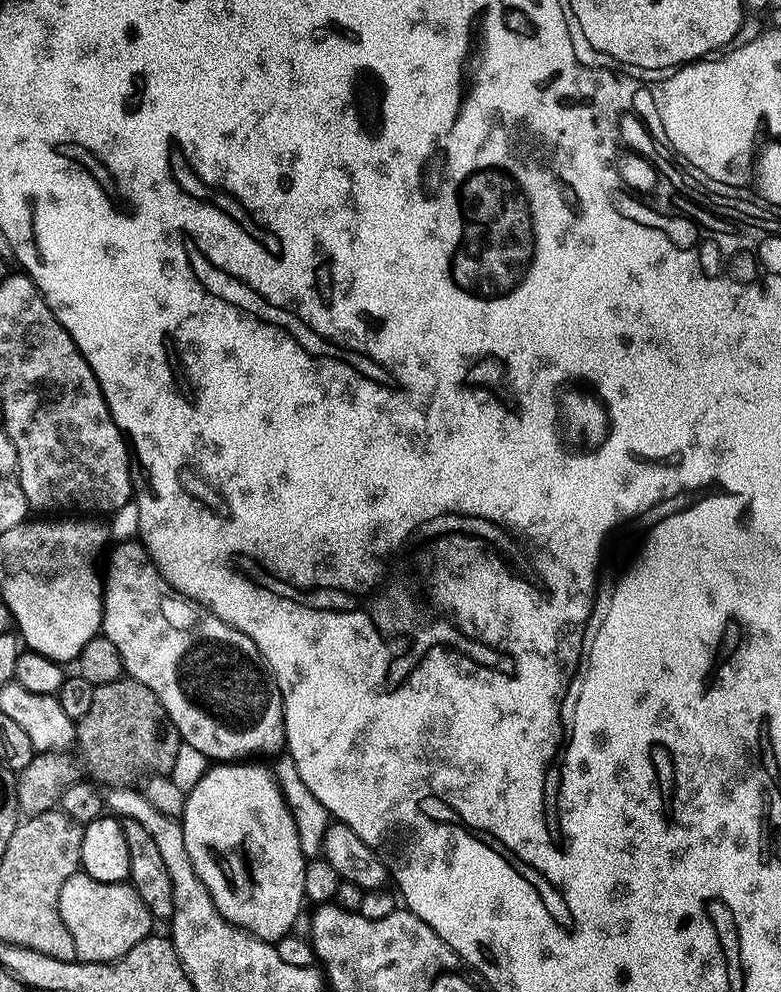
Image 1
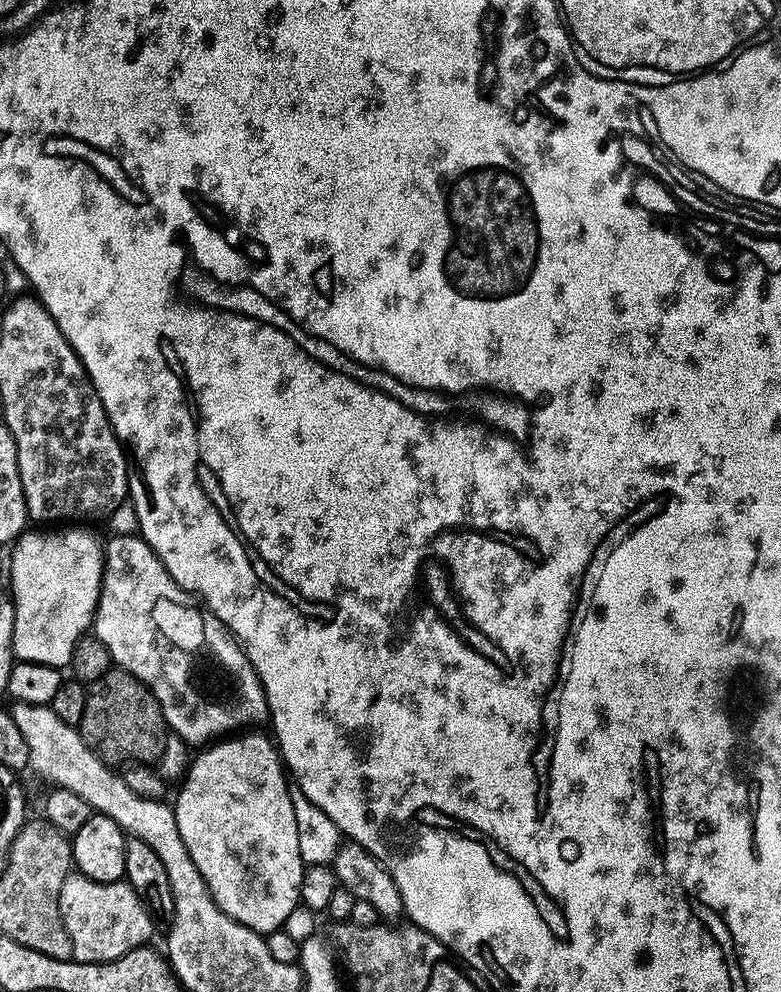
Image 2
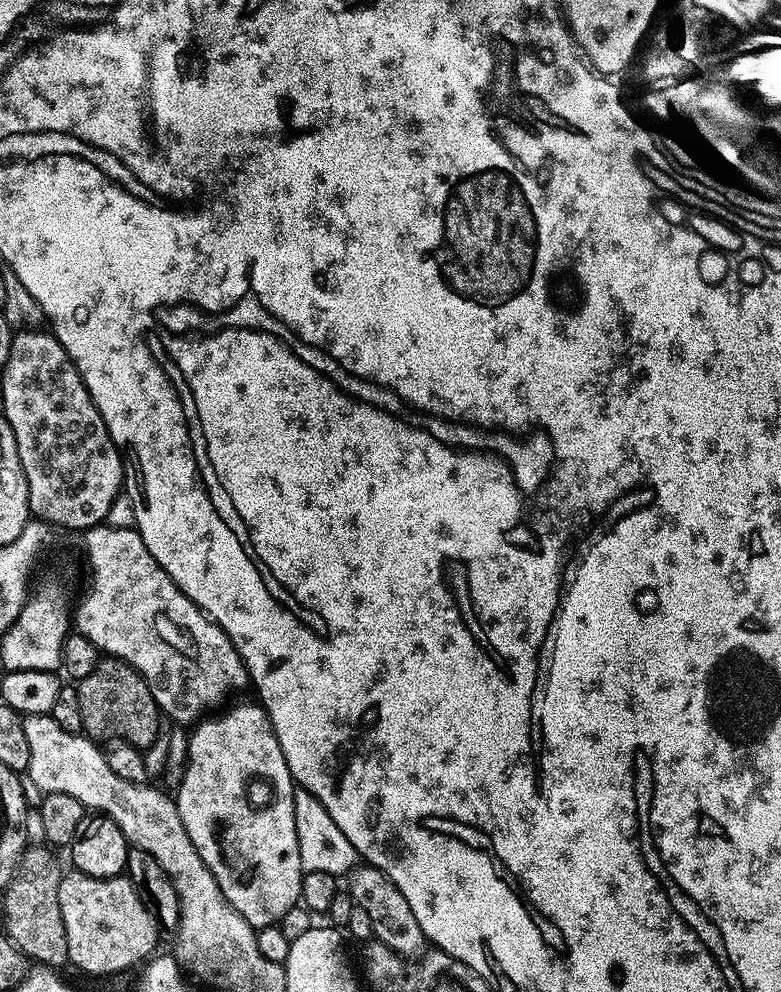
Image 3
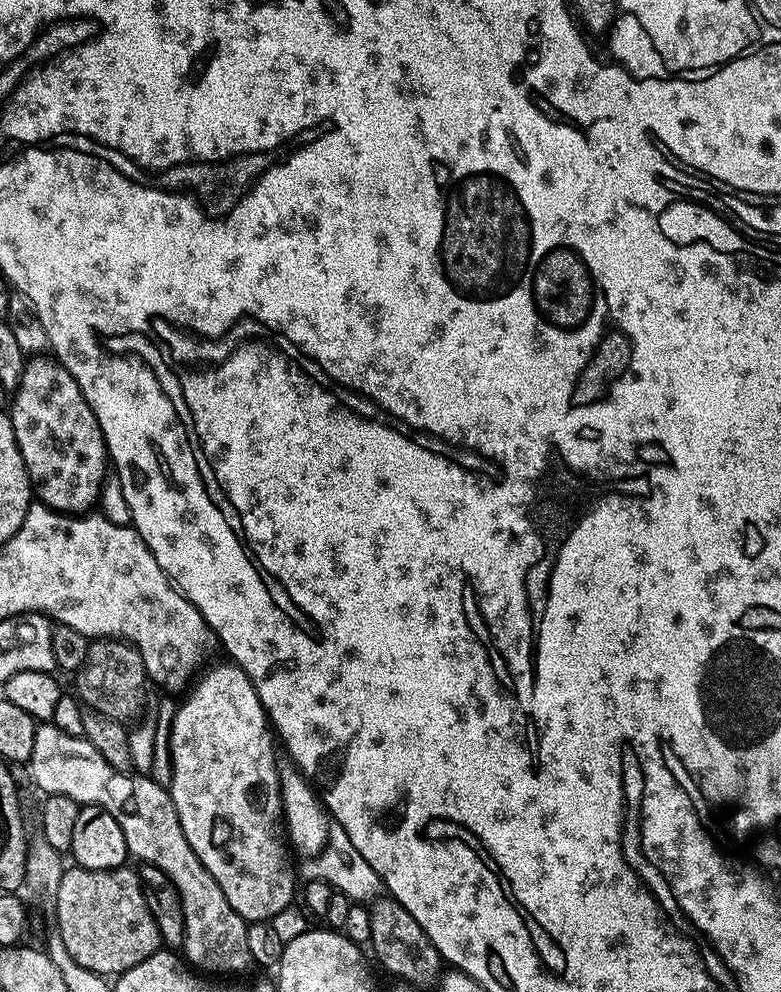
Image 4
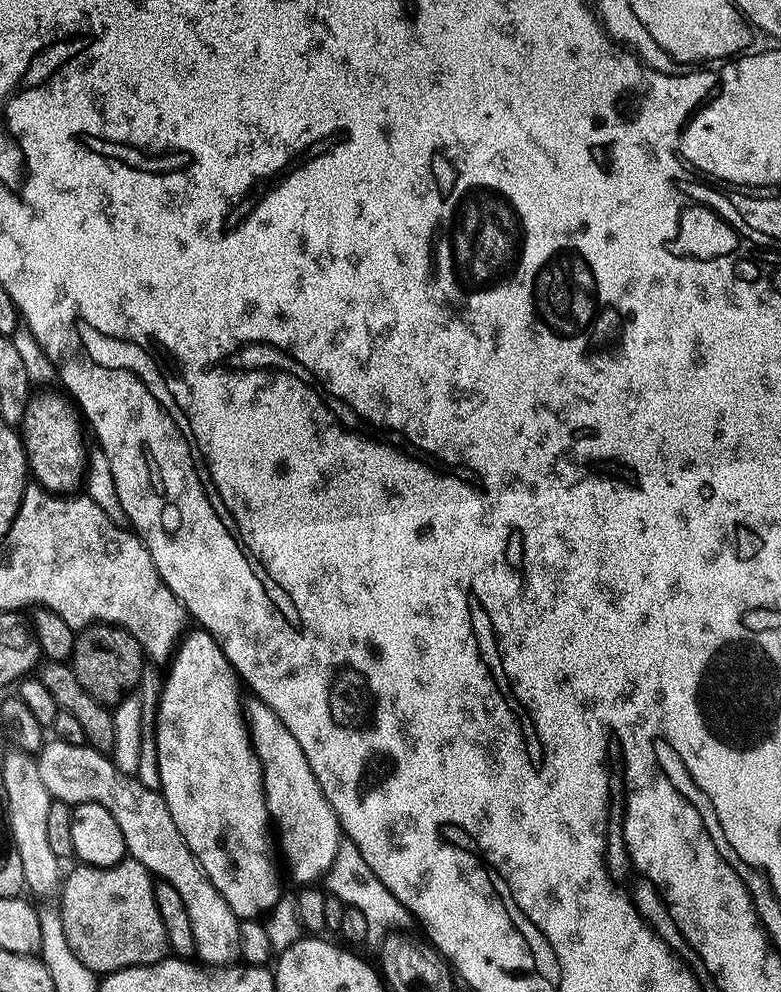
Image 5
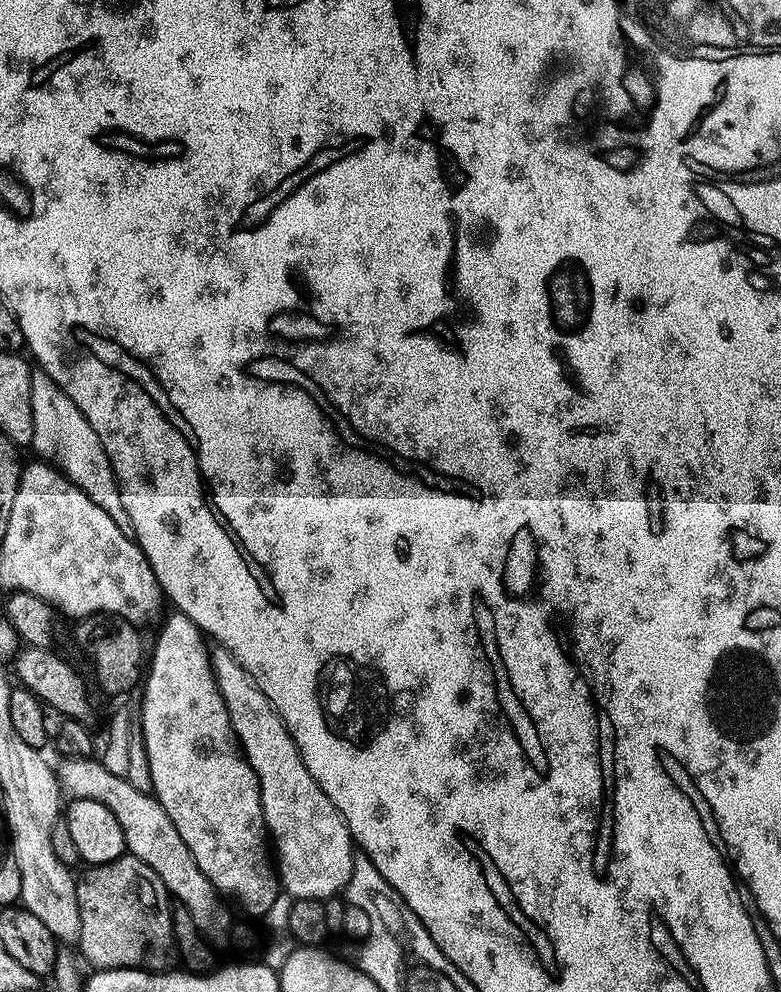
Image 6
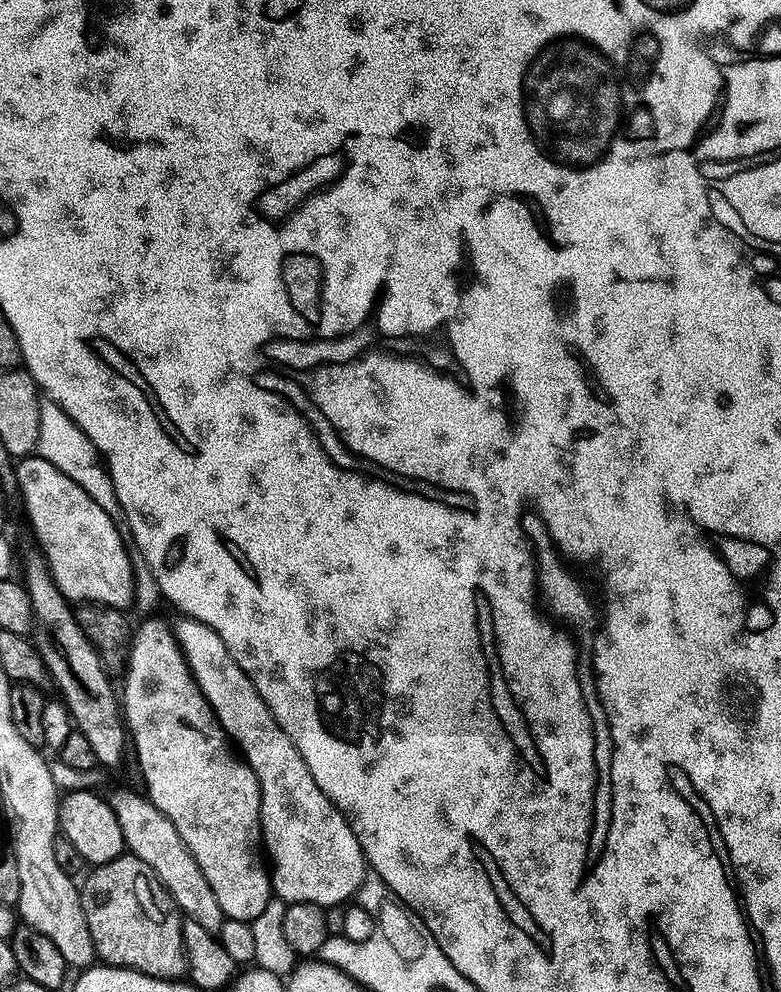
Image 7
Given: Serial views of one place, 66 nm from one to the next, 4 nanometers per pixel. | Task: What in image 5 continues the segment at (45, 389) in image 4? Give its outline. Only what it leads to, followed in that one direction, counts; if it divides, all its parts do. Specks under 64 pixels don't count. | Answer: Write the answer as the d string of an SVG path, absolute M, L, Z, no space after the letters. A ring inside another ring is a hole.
M59 391L39 392L29 399L24 421L18 425L24 441L24 453L28 456L31 479L48 492L75 493L79 489L76 487L79 484L81 487L85 479L89 453L89 449L84 448L85 429L81 417L75 403L67 395Z

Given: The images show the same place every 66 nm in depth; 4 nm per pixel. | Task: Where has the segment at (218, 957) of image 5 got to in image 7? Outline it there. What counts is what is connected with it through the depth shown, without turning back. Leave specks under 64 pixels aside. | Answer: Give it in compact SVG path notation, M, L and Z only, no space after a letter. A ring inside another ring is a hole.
M116 792L107 797L109 806L118 818L118 826L122 826L124 847L131 855L136 856L162 882L162 886L171 894L177 908L187 919L199 922L212 933L219 933L222 922L226 919L222 906L218 906L218 898L214 890L210 890L210 882L206 882L206 874L198 866L198 862L190 854L190 850L182 842L178 830L174 830L174 822L152 805L147 795L136 792Z

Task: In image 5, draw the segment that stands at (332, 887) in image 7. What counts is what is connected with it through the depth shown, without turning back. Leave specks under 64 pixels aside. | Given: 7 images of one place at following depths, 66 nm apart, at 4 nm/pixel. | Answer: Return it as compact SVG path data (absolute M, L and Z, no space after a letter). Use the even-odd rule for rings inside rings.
M255 698L249 701L249 704L247 701L243 705L244 719L252 748L262 766L264 801L271 823L278 833L279 851L280 848L284 851L284 860L297 885L315 885L327 877L334 854L338 854L342 839L340 823L326 794L322 794L322 786L318 786L318 778L314 778L314 770L310 770L310 762L306 762L306 754L302 754L302 746L298 746L294 734L286 730L282 718L278 718L270 706Z

